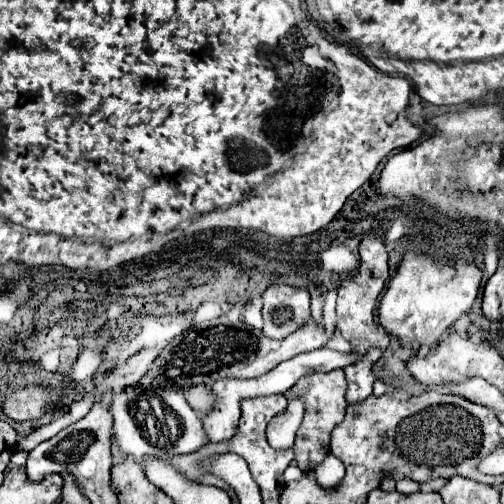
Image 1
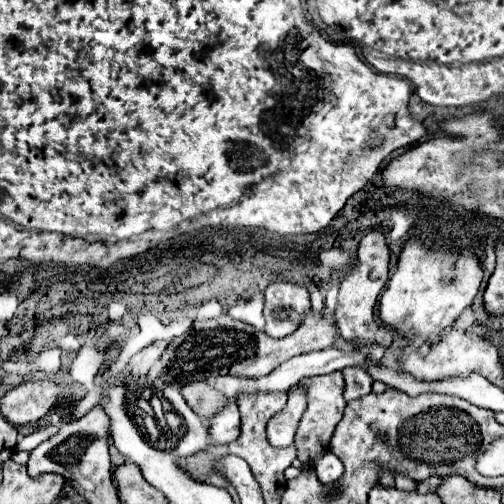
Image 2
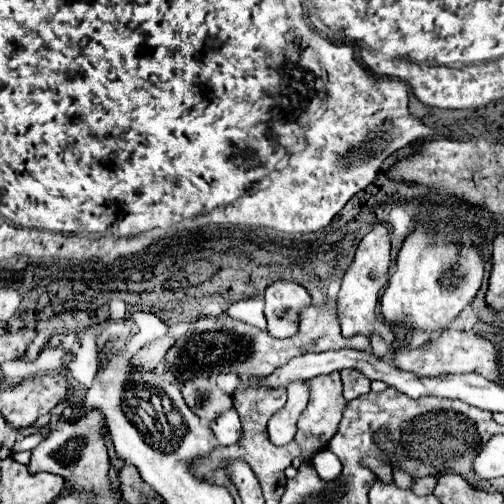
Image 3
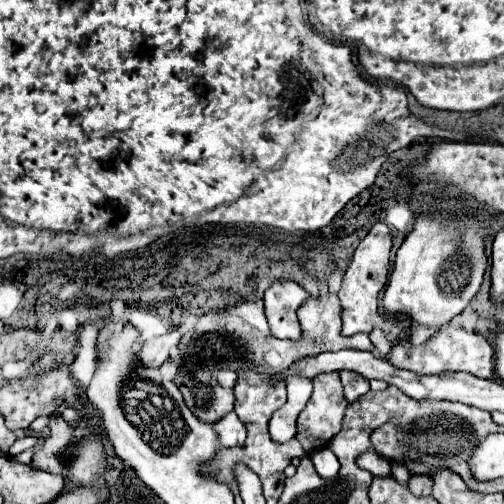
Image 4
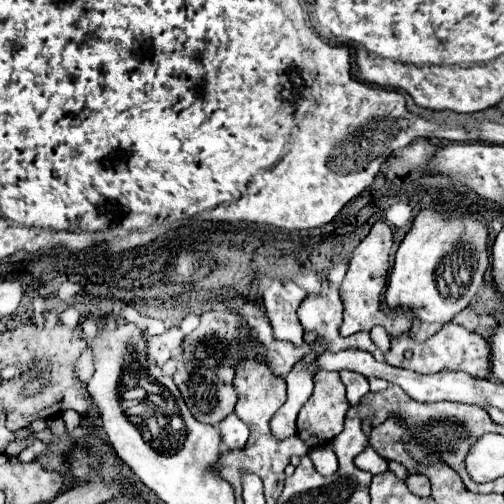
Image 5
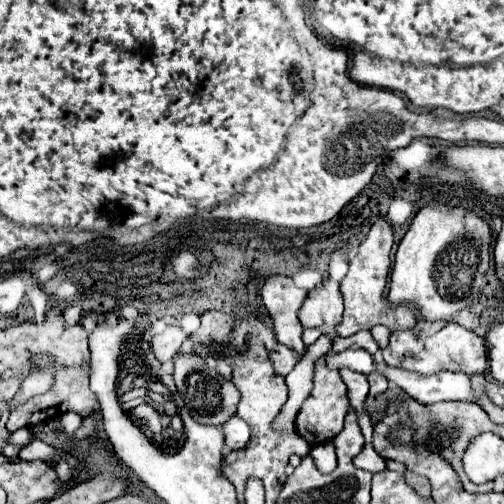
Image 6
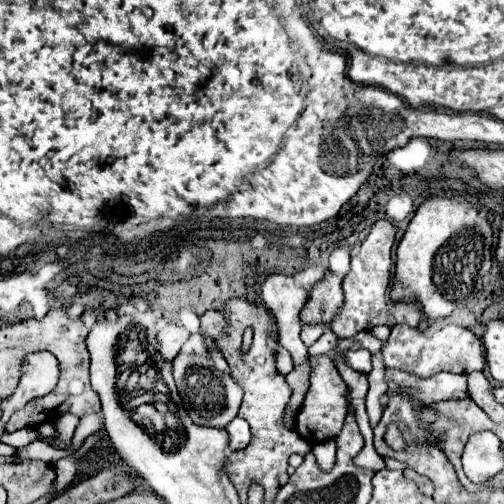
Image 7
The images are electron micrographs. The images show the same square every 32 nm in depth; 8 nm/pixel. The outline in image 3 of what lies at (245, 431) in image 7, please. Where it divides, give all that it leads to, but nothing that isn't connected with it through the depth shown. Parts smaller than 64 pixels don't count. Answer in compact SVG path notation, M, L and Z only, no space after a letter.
M230 408L230 410L222 412L218 418L214 418L210 422L210 428L212 428L218 444L222 444L222 446L236 444L242 436L242 426L240 426L240 418L238 418L236 408Z

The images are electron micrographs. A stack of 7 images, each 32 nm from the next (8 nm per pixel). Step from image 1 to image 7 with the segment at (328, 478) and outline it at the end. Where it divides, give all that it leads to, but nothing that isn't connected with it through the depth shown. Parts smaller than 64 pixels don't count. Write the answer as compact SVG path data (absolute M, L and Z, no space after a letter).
M324 440L324 444L314 444L312 454L316 456L316 462L320 470L328 472L334 468L336 462L336 442L334 440Z

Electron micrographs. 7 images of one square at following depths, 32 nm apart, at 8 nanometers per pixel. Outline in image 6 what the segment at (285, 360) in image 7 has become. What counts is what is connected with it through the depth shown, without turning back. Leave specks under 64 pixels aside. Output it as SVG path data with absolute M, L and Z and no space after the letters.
M276 342L274 348L270 348L270 360L272 360L274 372L285 377L298 362L298 356L290 346L284 346L284 344Z

